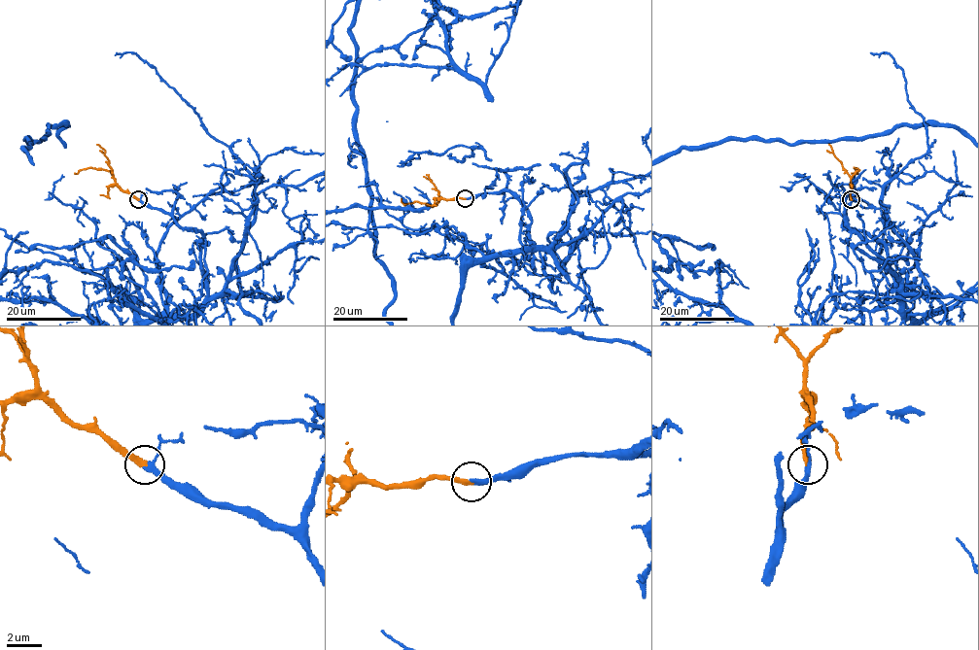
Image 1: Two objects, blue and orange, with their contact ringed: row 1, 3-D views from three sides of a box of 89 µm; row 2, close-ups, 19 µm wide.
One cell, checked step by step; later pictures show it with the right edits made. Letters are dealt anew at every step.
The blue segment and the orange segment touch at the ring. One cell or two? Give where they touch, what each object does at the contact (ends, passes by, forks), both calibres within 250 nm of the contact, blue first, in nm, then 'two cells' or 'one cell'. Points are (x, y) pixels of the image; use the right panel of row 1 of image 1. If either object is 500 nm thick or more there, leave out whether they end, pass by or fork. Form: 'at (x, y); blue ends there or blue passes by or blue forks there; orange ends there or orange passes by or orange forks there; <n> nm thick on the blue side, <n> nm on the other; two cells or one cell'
at (851, 199); blue passes by; orange ends there; 200 nm thick on the blue side, 240 nm on the other; one cell

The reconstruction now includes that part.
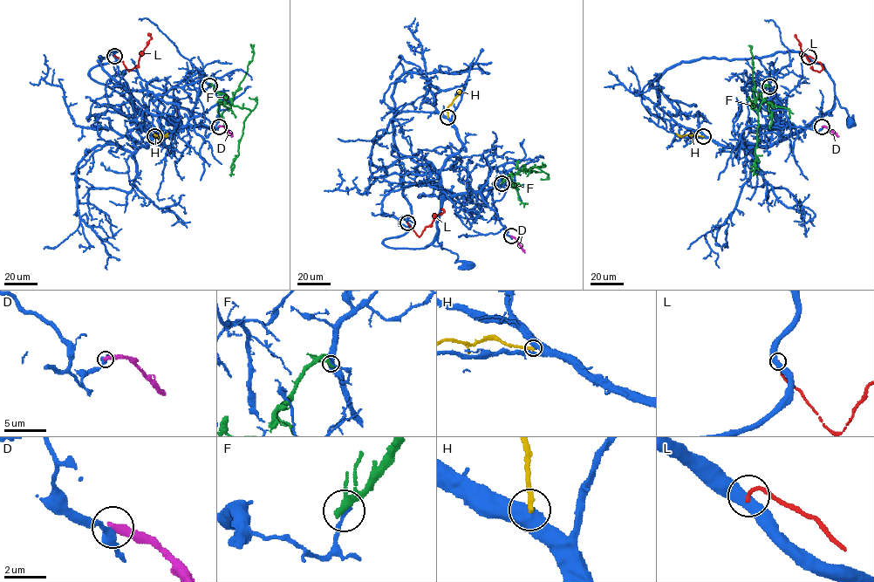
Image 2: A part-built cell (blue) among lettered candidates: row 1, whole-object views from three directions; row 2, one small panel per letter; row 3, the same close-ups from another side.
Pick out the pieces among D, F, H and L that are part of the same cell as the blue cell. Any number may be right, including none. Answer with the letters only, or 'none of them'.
none of them

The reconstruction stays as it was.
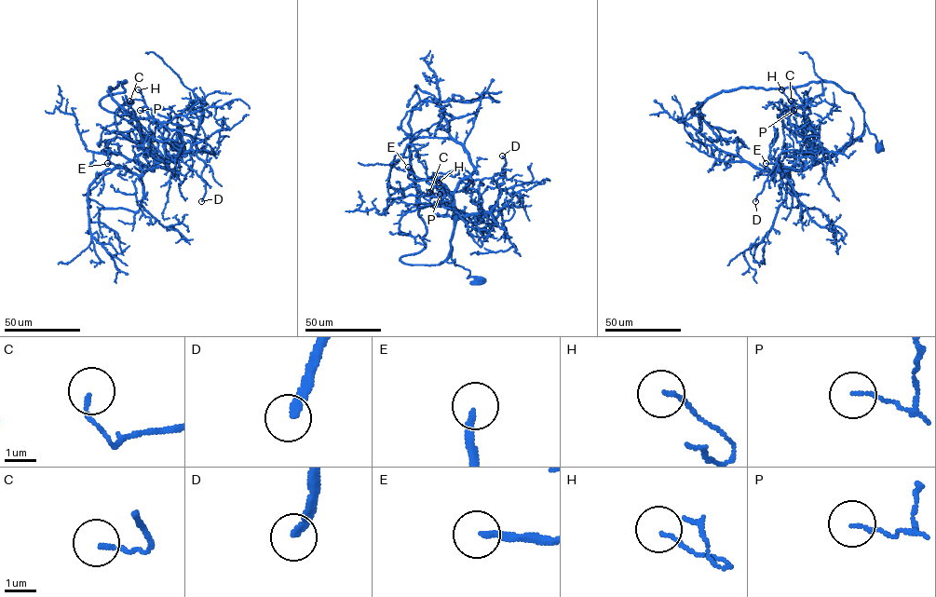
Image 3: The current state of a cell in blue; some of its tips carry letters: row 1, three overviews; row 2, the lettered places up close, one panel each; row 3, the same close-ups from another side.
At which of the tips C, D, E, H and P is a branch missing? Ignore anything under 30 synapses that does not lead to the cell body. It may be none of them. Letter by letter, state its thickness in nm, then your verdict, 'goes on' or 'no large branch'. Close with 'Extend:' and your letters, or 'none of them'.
C: 130 nm | no large branch
D: 240 nm | goes on
E: 200 nm | goes on
H: 100 nm | no large branch
P: 100 nm | no large branch
Extend: D, E

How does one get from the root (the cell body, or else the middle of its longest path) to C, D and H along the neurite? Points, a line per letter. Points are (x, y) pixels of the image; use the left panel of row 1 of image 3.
C: (180, 147), (158, 124), (150, 146), (156, 161), (180, 157), (182, 127), (142, 101), (129, 101)
D: (180, 147), (167, 142), (162, 125), (156, 127), (150, 149), (156, 161), (201, 150), (201, 201)
H: (180, 147), (158, 124), (155, 159), (180, 157), (182, 128), (149, 109), (138, 89)

